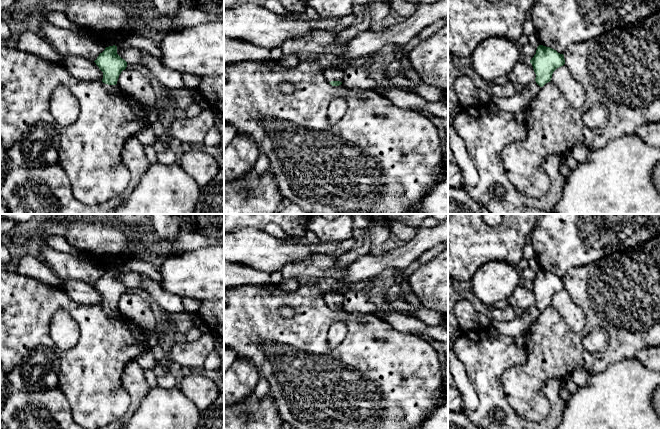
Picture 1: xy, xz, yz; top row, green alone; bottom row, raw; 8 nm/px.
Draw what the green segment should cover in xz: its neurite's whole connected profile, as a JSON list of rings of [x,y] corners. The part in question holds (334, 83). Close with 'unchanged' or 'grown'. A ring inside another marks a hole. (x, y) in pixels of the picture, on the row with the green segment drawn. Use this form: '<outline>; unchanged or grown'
[[[331,65],[324,69],[324,76],[332,86],[339,86],[342,84],[344,75],[344,68],[333,68]]]; grown

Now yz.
[[[539,45],[530,63],[536,74],[535,80],[523,86],[521,90],[511,97],[492,95],[492,103],[497,109],[509,112],[512,115],[525,114],[530,102],[537,96],[541,88],[551,81],[553,72],[565,64],[565,59],[564,55],[556,50]]]; grown

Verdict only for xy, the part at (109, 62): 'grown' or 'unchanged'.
grown

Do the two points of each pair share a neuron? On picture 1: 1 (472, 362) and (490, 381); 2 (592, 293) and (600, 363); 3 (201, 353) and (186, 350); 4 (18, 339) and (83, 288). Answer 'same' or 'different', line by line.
1: same
2: same
3: same
4: different

